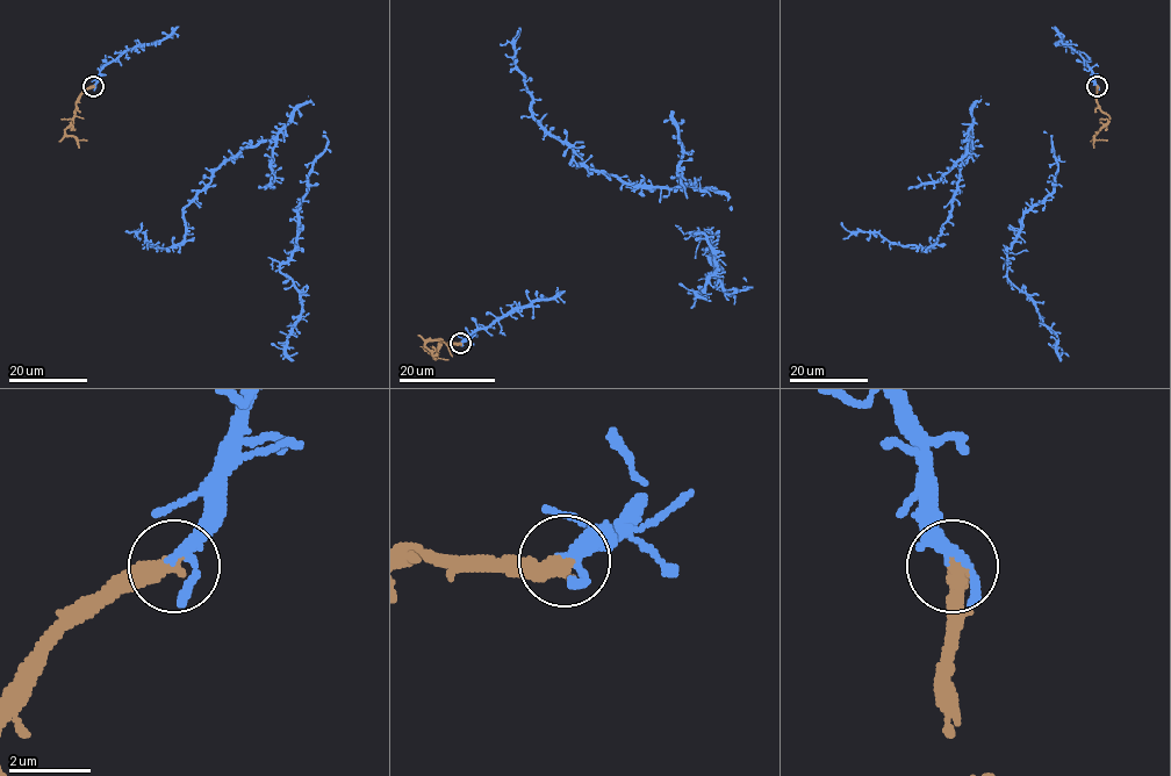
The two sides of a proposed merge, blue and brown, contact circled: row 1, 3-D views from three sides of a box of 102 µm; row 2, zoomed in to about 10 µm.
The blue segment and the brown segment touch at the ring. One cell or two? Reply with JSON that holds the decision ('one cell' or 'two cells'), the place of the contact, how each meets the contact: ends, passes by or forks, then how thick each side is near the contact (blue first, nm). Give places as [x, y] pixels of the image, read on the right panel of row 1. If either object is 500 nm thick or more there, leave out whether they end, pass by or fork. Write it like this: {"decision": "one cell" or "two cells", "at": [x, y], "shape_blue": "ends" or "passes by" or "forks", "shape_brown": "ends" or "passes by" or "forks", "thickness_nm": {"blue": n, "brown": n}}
{"decision": "one cell", "at": [1097, 86], "shape_blue": "passes by", "shape_brown": "ends", "thickness_nm": {"blue": 240, "brown": 440}}

